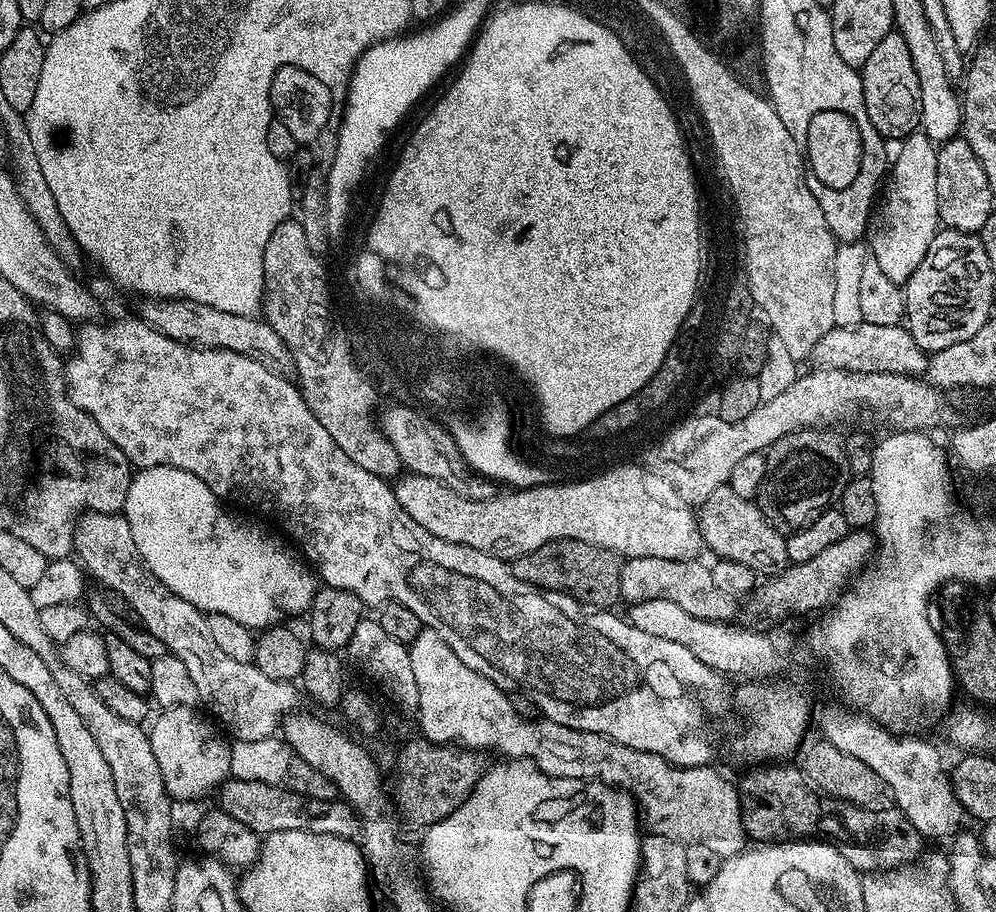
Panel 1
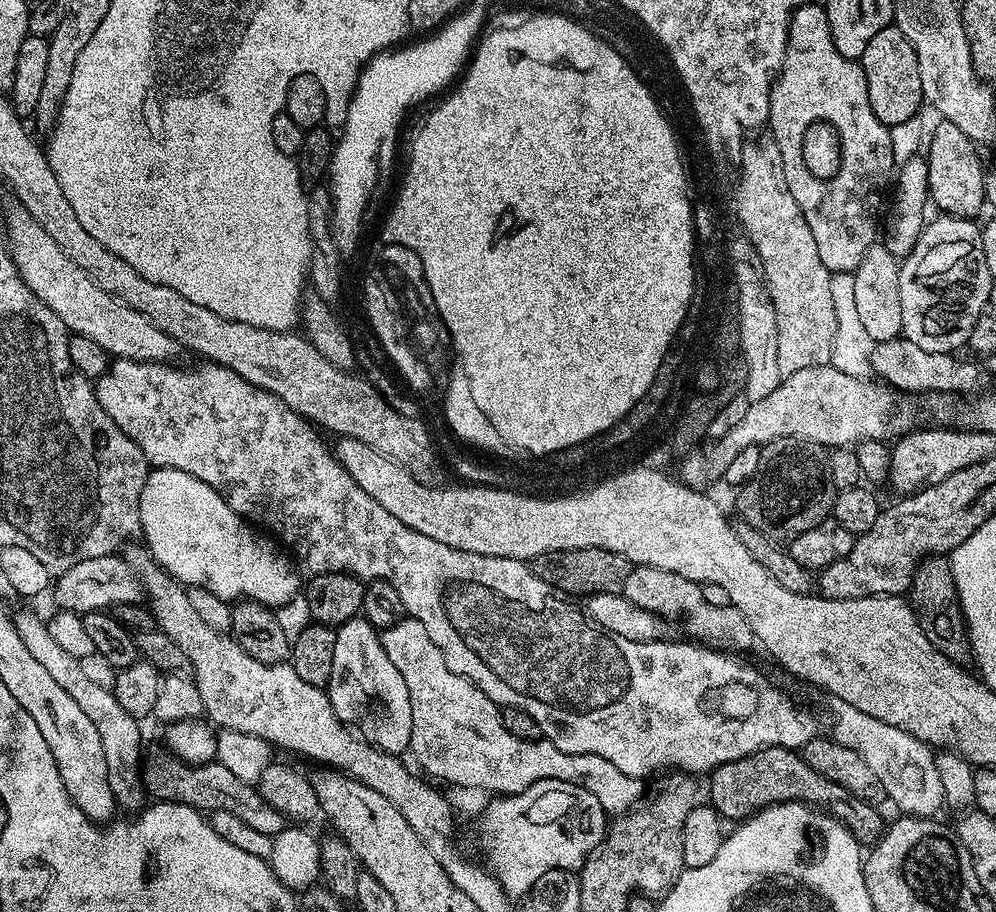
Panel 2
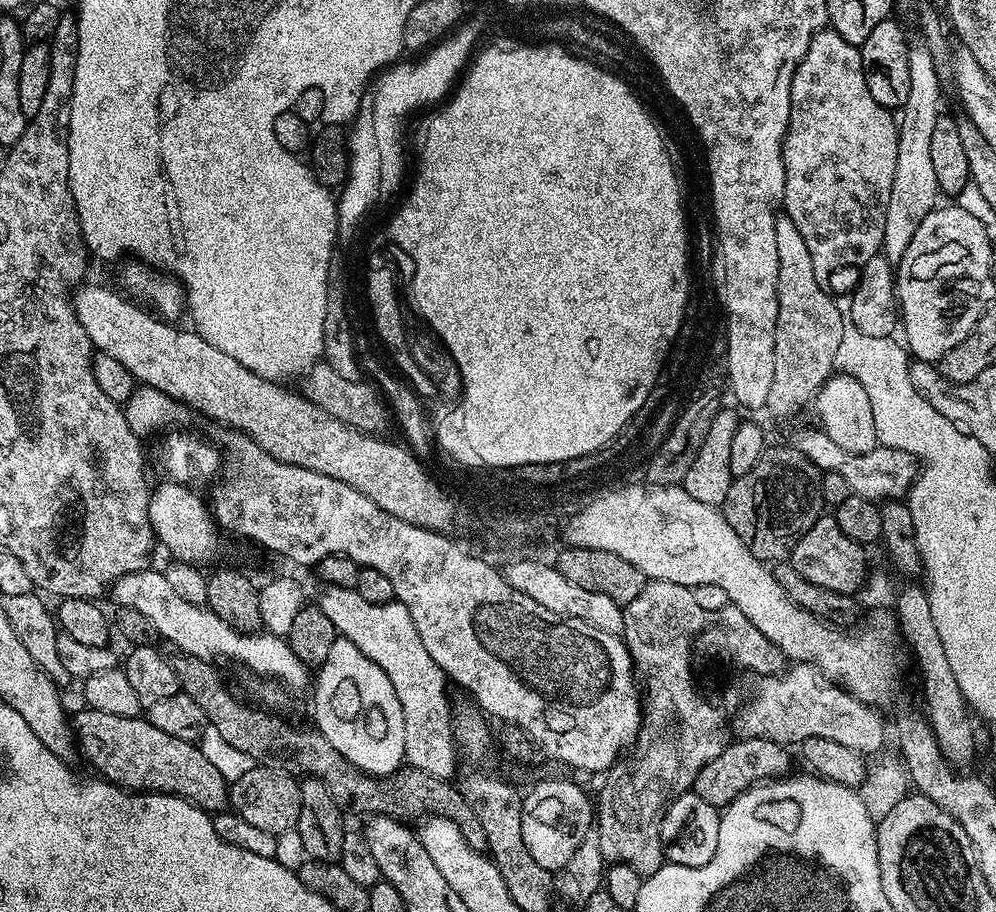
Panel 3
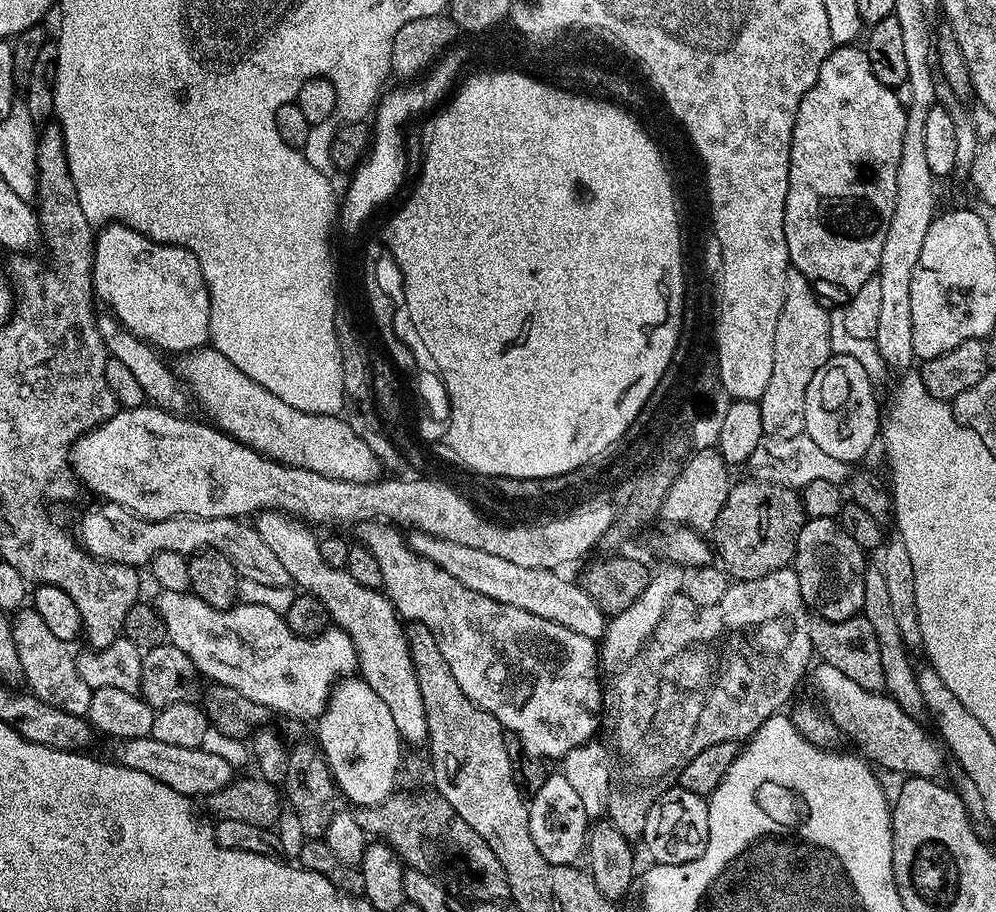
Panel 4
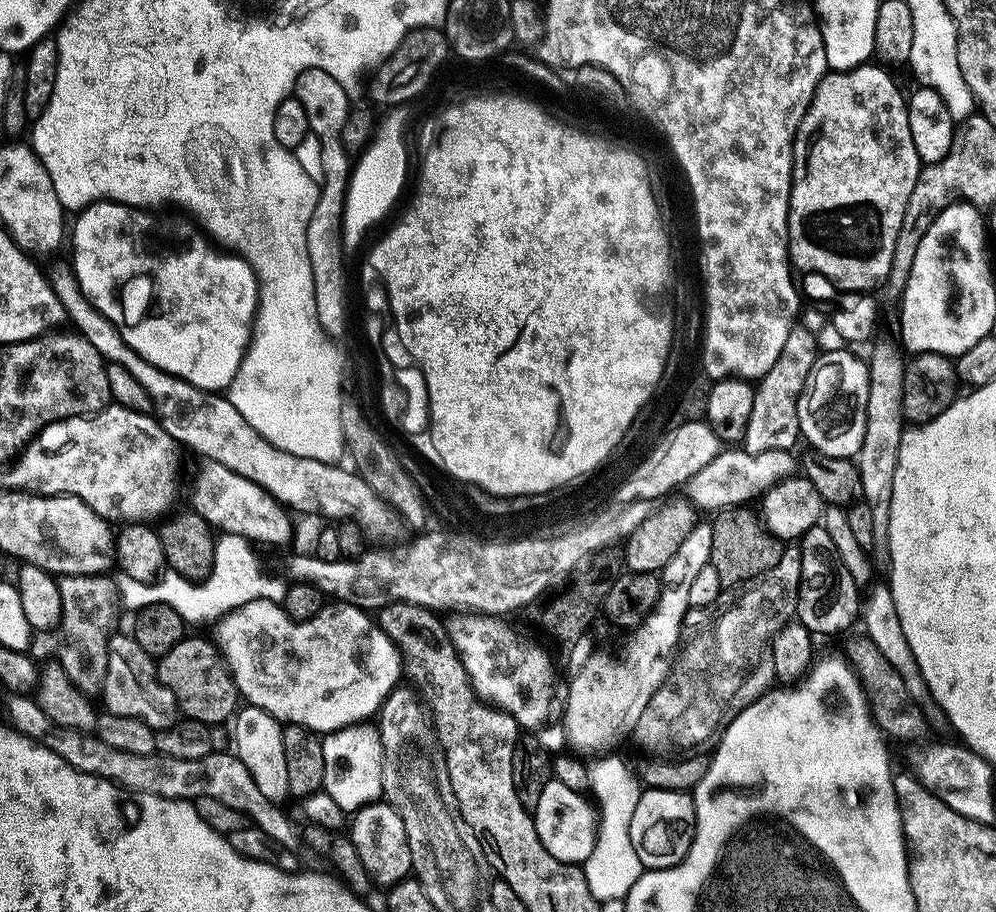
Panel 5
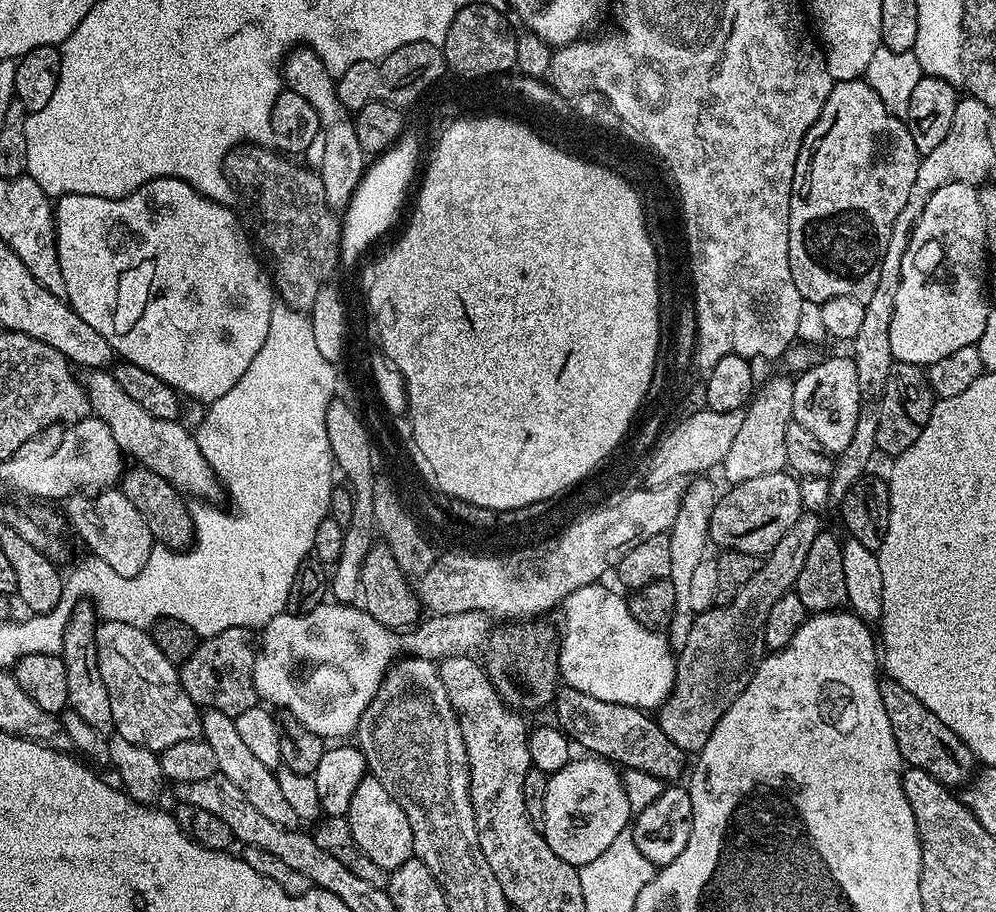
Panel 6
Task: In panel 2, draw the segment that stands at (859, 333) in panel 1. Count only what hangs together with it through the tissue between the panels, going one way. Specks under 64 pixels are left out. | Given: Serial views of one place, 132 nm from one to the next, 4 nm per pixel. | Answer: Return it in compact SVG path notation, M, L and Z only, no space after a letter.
M897 338L873 343L870 368L873 373L877 372L881 376L879 379L885 385L893 384L894 387L902 388L906 392L975 393L979 389L976 387L980 384L979 370L964 360L955 360L956 358L955 355L946 352L927 352L914 342Z

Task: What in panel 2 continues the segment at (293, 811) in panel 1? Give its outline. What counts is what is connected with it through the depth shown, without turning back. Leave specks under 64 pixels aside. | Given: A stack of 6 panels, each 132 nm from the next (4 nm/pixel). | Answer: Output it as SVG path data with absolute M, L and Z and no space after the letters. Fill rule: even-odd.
M167 750L156 752L145 759L142 764L142 779L145 793L153 801L166 804L185 804L201 814L211 814L218 810L226 810L242 818L254 830L274 837L286 827L284 813L274 810L262 798L259 787L244 779L239 771L231 772L221 762L210 764L188 764L179 760ZM153 796L153 797L152 797Z

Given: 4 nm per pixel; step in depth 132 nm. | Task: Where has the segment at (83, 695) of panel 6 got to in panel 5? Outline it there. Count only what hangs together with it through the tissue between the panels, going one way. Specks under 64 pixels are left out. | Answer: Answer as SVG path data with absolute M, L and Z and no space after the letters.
M108 574L60 576L58 580L62 594L62 618L58 629L62 643L58 661L73 686L89 698L99 697L103 693L108 669L108 644L117 631L116 623L122 613L118 584L110 577Z

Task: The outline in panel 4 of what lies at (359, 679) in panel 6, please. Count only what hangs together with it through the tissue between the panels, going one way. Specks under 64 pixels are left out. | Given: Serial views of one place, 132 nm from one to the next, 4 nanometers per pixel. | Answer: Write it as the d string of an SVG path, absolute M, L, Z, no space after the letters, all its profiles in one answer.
M161 591L159 595L154 600L154 607L166 626L168 640L178 646L178 650L182 650L182 654L186 654L190 662L194 662L201 677L222 686L234 686L238 694L246 694L246 698L266 706L269 713L281 712L282 715L293 716L296 720L319 721L337 681L351 677L357 671L354 642L341 628L329 626L317 636L299 636L294 634L294 630L290 630L283 615L270 610L270 606L240 602L230 608L215 608L206 606L206 602L193 596L191 591Z

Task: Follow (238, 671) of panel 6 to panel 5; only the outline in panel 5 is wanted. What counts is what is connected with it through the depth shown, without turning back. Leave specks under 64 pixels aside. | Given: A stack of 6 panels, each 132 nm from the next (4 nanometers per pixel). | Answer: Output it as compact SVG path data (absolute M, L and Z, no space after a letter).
M185 635L166 655L159 657L156 673L162 682L174 694L176 707L189 720L197 720L209 726L217 726L225 720L231 721L238 711L242 697L236 689L220 649L211 639L204 636Z

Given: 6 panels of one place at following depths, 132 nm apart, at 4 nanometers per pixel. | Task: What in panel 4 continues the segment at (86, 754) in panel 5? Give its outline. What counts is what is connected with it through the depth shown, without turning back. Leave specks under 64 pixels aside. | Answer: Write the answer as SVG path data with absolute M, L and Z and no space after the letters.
M153 736L116 740L113 743L111 759L115 763L142 770L142 774L150 774L158 782L170 786L170 790L178 790L178 794L189 798L206 798L218 790L222 790L234 779L234 769L226 758L217 758L203 748L190 746L170 746L167 742L158 742Z

